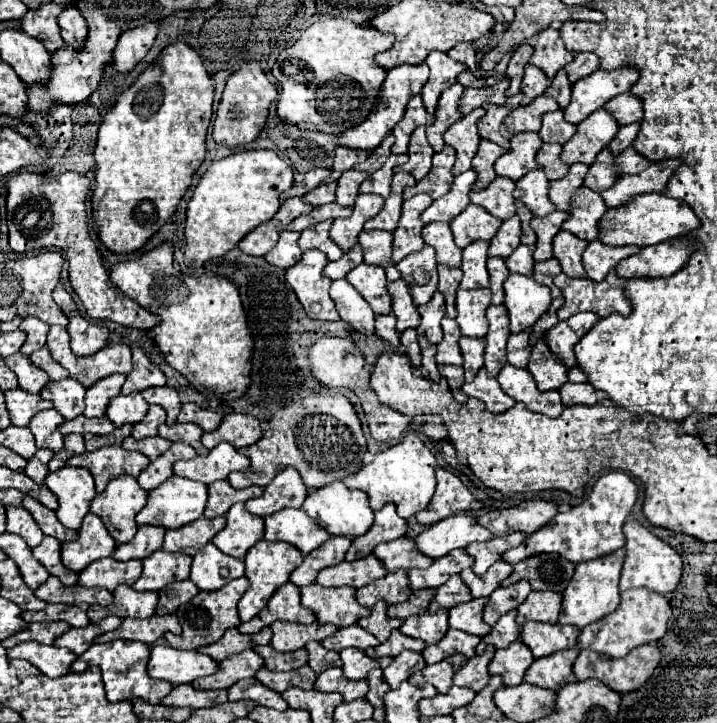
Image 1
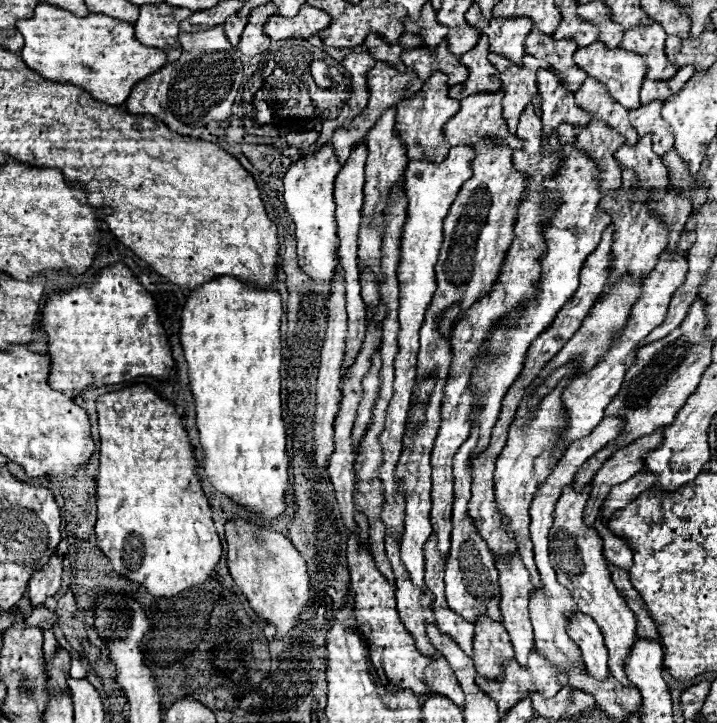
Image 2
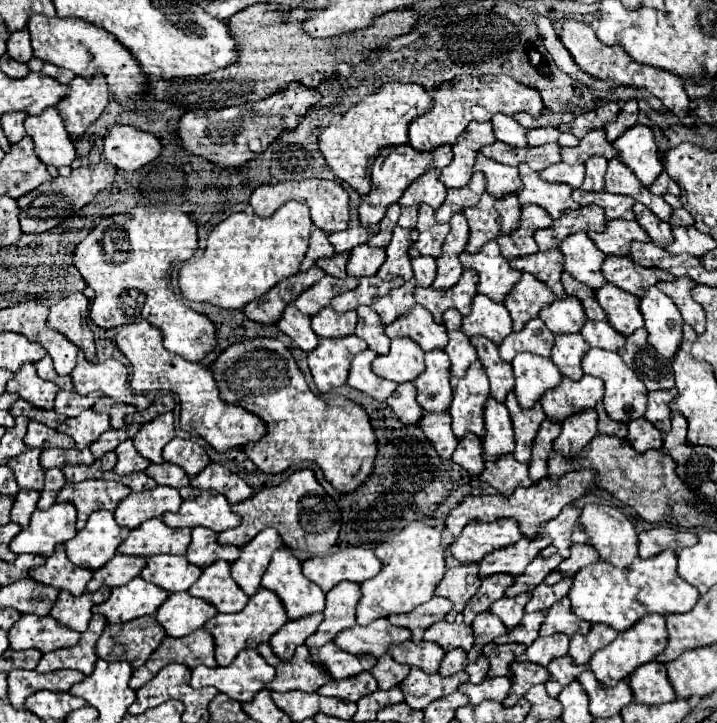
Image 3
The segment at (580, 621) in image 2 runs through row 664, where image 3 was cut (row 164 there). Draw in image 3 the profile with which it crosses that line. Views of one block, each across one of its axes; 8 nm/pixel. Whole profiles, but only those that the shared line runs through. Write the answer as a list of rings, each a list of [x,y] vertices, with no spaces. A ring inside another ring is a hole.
[[[592,156],[586,162],[586,176],[592,180],[594,184],[594,192],[602,192],[604,190],[604,172],[606,172],[608,160],[602,156]]]

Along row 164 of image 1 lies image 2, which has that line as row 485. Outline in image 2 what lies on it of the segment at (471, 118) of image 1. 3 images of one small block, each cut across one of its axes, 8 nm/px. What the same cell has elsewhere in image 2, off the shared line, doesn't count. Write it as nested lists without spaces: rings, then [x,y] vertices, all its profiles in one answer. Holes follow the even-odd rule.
[[[472,428],[468,440],[460,446],[454,456],[454,510],[452,510],[452,534],[450,534],[450,556],[446,562],[446,598],[448,606],[460,614],[464,620],[476,624],[482,616],[492,618],[494,622],[504,622],[500,614],[500,586],[498,586],[498,570],[494,566],[494,558],[488,552],[486,542],[476,532],[476,526],[468,518],[468,500],[470,500],[470,472],[468,460],[470,452],[476,448],[478,430]]]

